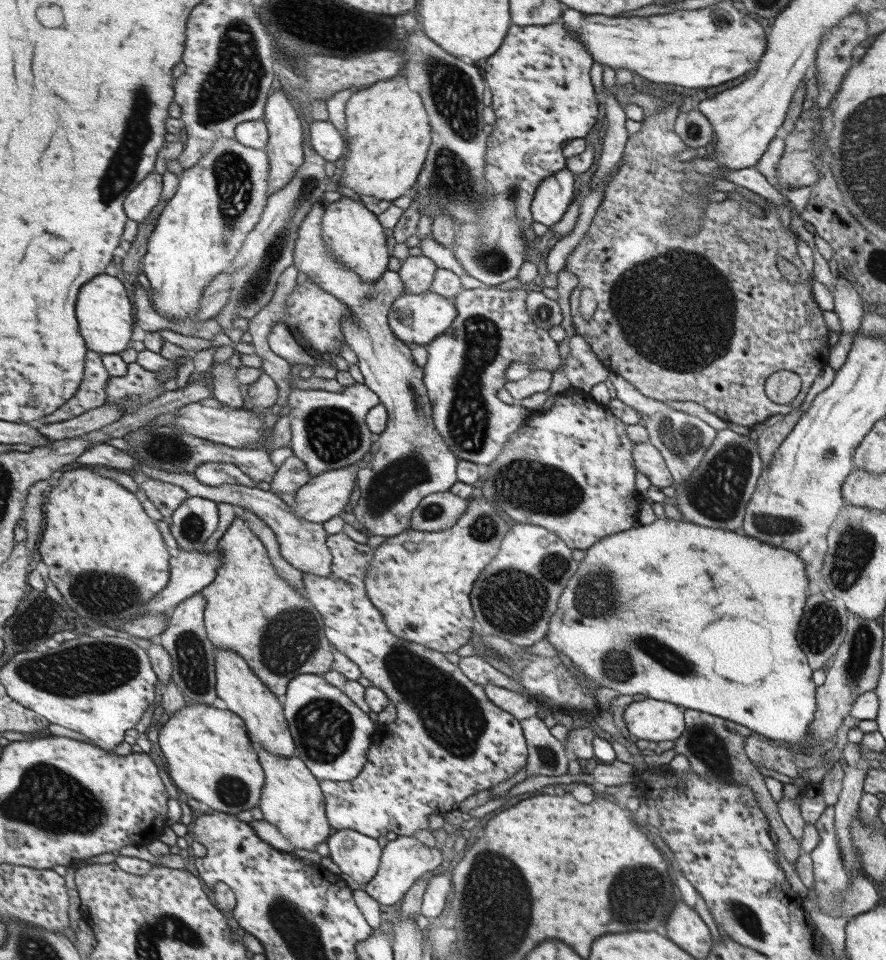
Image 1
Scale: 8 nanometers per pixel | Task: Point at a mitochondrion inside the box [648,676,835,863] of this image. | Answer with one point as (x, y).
(710, 747)

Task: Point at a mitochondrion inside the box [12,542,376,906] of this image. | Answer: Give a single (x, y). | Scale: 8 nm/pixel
(80, 669)

